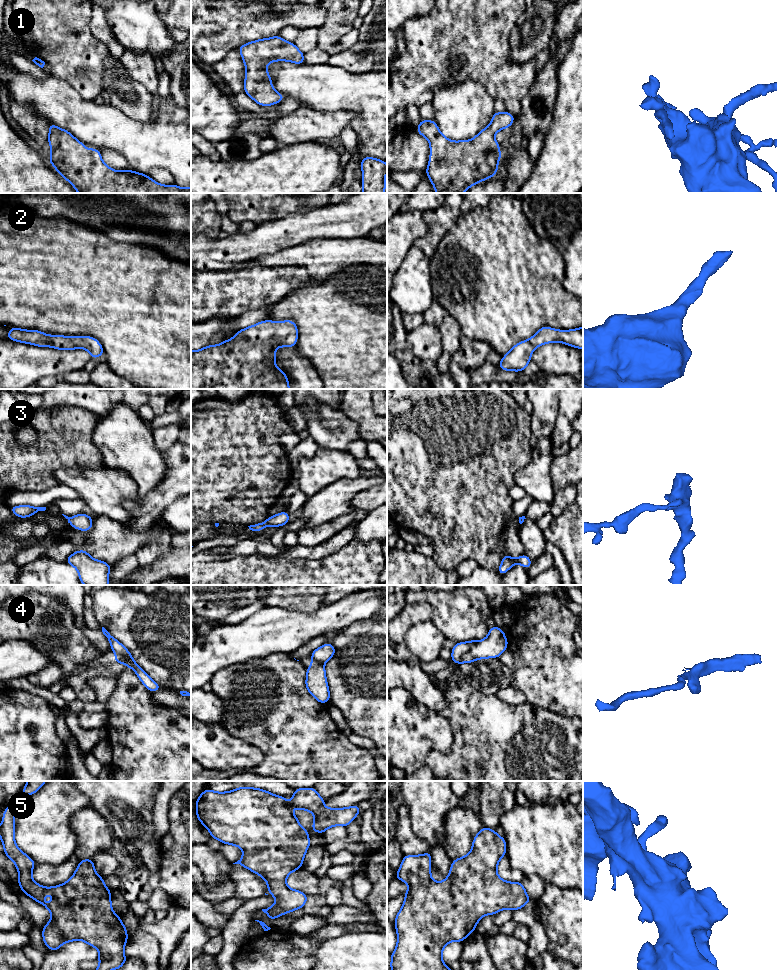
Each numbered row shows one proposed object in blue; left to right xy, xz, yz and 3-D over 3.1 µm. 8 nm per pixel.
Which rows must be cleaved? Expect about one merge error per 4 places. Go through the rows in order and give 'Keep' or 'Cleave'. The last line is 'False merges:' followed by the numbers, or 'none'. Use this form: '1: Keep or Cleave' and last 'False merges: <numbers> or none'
1: Keep
2: Keep
3: Keep
4: Cleave
5: Keep
False merges: 4

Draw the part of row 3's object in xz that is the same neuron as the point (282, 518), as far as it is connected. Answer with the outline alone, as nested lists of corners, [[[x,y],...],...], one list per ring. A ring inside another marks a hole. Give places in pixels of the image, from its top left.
[[[283,511],[281,513],[278,513],[274,516],[269,516],[268,519],[265,522],[254,524],[248,526],[250,530],[259,532],[263,529],[265,529],[267,526],[271,527],[280,527],[282,525],[287,524],[290,521],[289,514],[287,511]]]

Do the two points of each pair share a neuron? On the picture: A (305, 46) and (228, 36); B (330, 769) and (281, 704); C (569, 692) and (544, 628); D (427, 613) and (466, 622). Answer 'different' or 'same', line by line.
A: different
B: same
C: same
D: different

